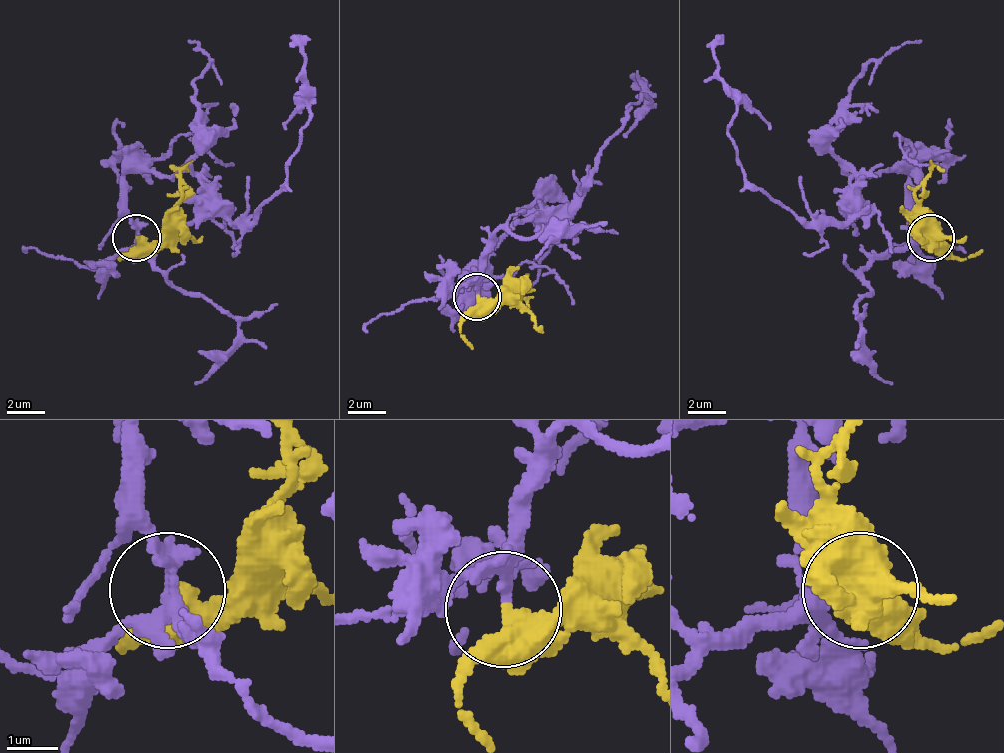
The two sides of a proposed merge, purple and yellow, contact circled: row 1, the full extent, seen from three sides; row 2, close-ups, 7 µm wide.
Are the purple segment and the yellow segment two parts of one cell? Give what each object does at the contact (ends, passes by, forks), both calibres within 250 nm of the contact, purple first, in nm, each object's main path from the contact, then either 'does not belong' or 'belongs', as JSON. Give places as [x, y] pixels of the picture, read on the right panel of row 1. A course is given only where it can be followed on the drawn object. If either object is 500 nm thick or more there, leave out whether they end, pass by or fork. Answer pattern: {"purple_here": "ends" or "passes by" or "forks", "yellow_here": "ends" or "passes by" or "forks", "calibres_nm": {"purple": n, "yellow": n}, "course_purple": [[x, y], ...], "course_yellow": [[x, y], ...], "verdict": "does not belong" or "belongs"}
{"calibres_nm": {"purple": 190, "yellow": 550}, "course_purple": [[927, 237], [903, 171], [847, 171], [842, 222], [757, 189], [719, 34]], "course_yellow": [[932, 237], [922, 204], [932, 161]], "verdict": "belongs"}

